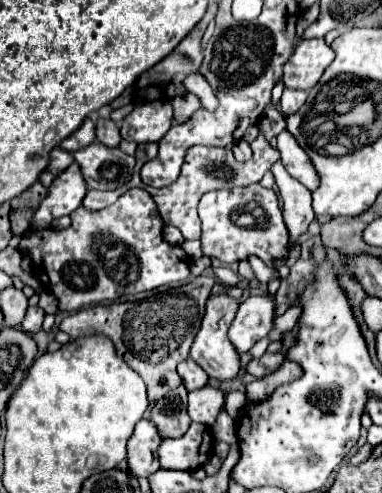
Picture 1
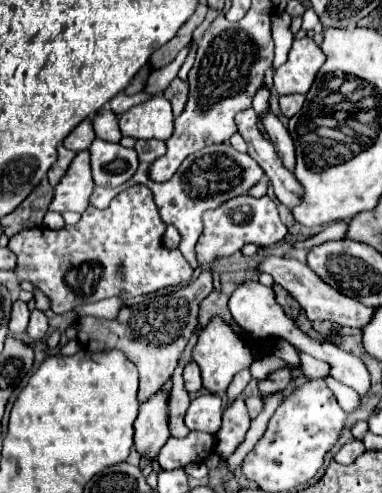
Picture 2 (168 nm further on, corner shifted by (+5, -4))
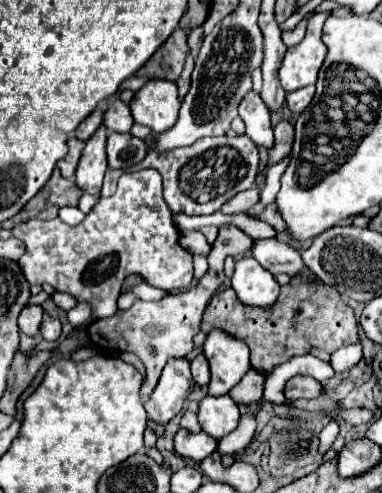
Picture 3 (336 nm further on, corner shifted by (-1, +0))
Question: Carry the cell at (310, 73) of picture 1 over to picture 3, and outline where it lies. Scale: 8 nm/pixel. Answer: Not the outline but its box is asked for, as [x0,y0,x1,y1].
[280,14,326,92]

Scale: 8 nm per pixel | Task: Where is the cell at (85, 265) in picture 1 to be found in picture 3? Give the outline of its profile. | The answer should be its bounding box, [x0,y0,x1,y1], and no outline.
[12,170,194,318]

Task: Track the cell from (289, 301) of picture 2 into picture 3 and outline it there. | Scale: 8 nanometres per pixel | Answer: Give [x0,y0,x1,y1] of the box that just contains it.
[202,274,358,372]

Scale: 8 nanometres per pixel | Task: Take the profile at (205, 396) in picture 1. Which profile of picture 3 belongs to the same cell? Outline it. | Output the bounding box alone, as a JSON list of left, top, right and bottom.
[198,394,240,440]

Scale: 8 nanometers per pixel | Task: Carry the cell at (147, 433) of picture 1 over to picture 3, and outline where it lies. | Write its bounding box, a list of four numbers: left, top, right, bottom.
[144,358,194,426]

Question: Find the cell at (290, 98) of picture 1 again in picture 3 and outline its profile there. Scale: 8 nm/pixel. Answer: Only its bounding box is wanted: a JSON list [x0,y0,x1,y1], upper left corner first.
[286,86,314,114]

